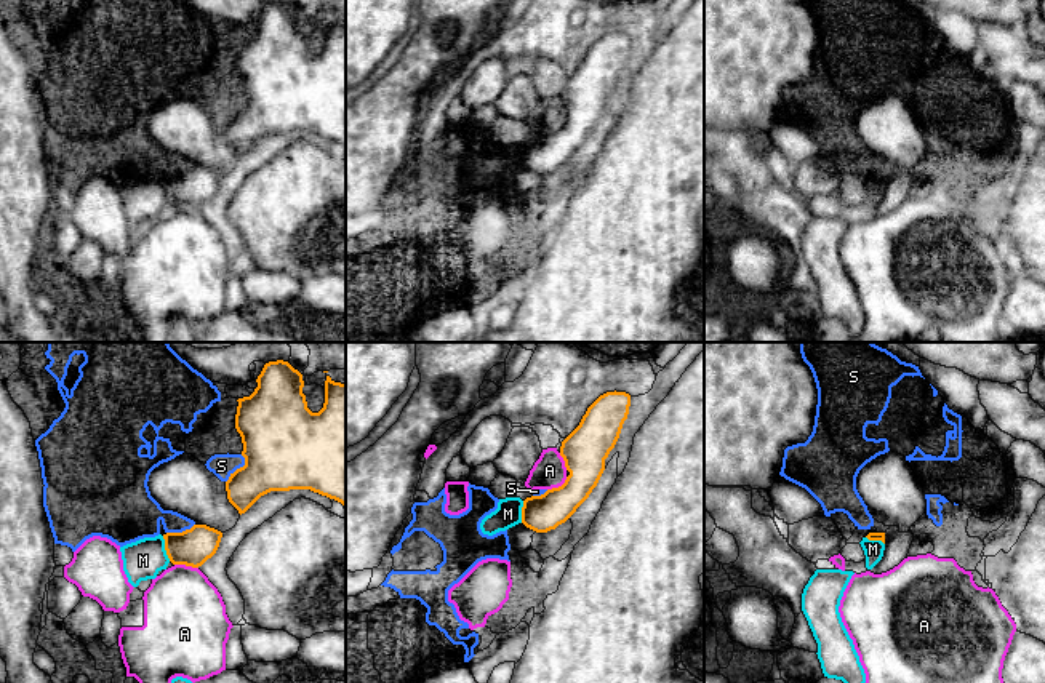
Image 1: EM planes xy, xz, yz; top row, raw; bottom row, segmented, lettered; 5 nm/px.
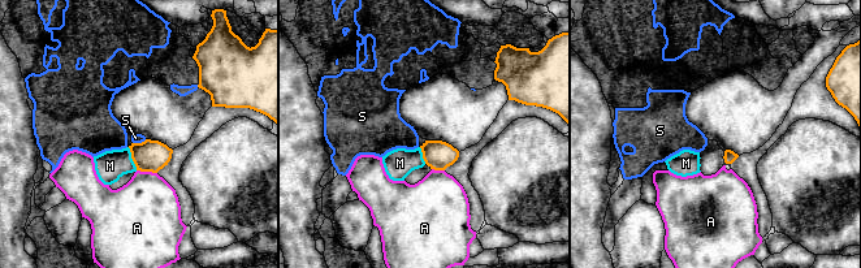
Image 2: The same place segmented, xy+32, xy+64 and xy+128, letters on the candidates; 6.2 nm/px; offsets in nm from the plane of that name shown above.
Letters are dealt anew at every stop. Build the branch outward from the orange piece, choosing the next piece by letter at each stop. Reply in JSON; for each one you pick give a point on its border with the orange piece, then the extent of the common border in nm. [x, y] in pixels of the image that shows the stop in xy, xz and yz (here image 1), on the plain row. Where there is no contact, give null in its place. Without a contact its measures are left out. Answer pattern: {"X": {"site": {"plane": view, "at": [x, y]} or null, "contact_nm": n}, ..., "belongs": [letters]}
{"belongs": []}

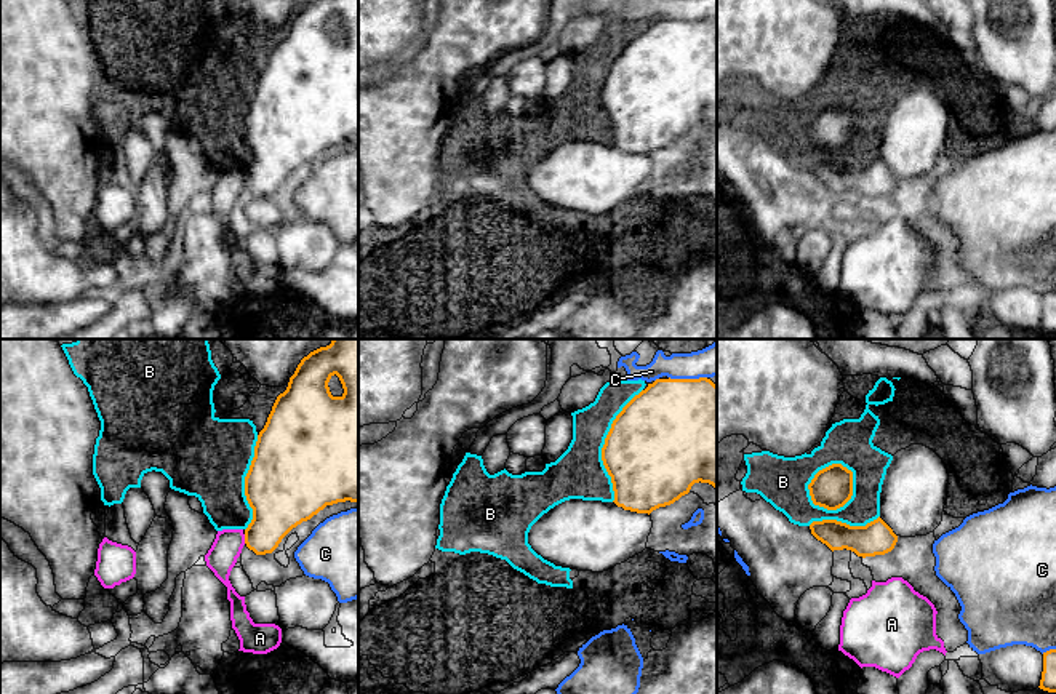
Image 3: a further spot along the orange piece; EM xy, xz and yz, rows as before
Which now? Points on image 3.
{"belongs": []}

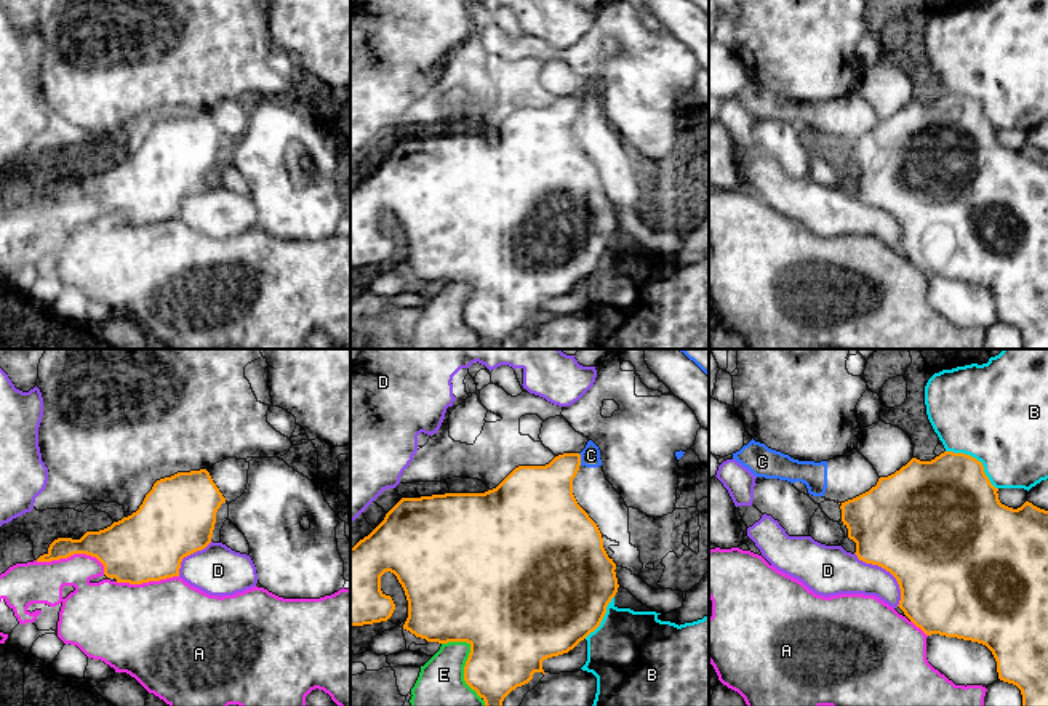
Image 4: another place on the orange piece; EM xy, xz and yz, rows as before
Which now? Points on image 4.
{"C": {"site": {"plane": "xz", "at": [580, 101]}, "contact_nm": 70}, "belongs": ["C"]}

